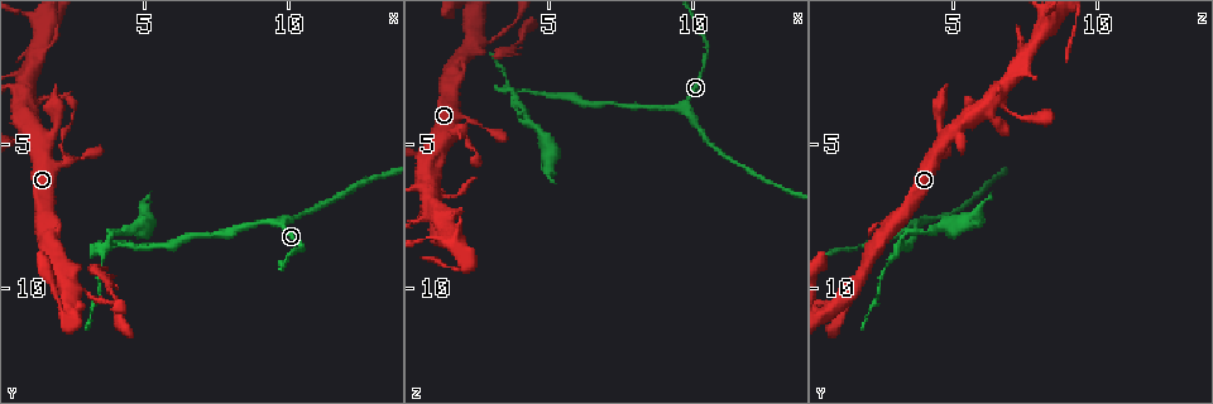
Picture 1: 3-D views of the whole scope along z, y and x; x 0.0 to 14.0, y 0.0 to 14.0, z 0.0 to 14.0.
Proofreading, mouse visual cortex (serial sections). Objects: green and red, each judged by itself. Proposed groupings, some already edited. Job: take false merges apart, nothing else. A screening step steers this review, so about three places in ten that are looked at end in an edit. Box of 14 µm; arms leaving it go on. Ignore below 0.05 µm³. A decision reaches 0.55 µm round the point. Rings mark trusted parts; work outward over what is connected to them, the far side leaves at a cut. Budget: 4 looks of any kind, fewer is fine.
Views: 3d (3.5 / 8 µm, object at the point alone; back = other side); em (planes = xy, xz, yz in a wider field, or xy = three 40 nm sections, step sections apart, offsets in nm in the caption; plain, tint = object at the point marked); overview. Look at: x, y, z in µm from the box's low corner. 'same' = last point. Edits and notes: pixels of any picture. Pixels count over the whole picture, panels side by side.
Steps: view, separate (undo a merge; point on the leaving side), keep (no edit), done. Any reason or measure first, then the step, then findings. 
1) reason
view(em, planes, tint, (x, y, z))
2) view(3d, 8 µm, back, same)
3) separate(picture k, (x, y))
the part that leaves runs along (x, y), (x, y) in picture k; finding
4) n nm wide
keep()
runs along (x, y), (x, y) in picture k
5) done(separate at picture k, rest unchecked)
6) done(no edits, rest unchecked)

narrows sharply
view(em, xy, step 5, tint, (3.0, 9.3, 1.7))

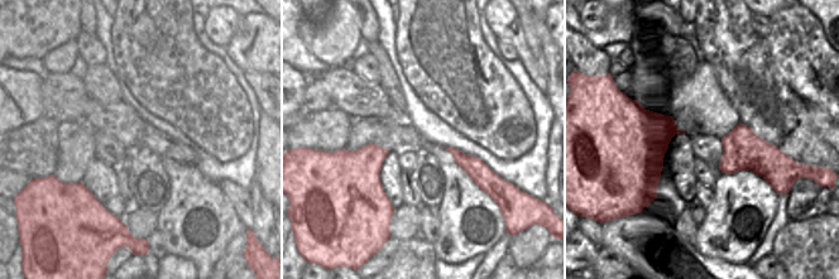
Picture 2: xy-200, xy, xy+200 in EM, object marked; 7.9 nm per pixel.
see where the arms go
view(3d, 3.5 µm, same)

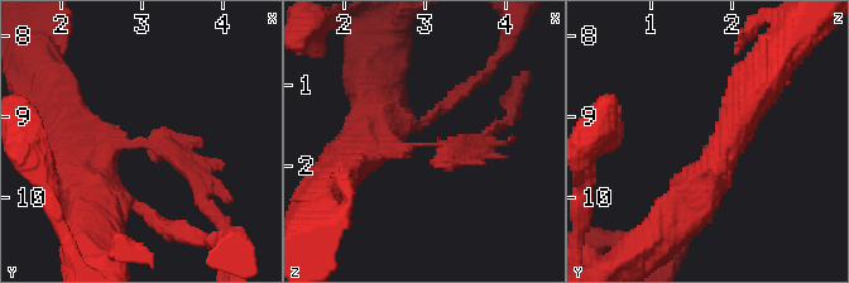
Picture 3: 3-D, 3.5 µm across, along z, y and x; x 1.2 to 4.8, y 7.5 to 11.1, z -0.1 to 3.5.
arms of 250, 350 nm
separate(picture 3, (460, 153))
the part that leaves runs along (420, 144), (466, 154), (498, 125) in picture 3; a second cell is stuck on

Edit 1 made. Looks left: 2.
view(overview)

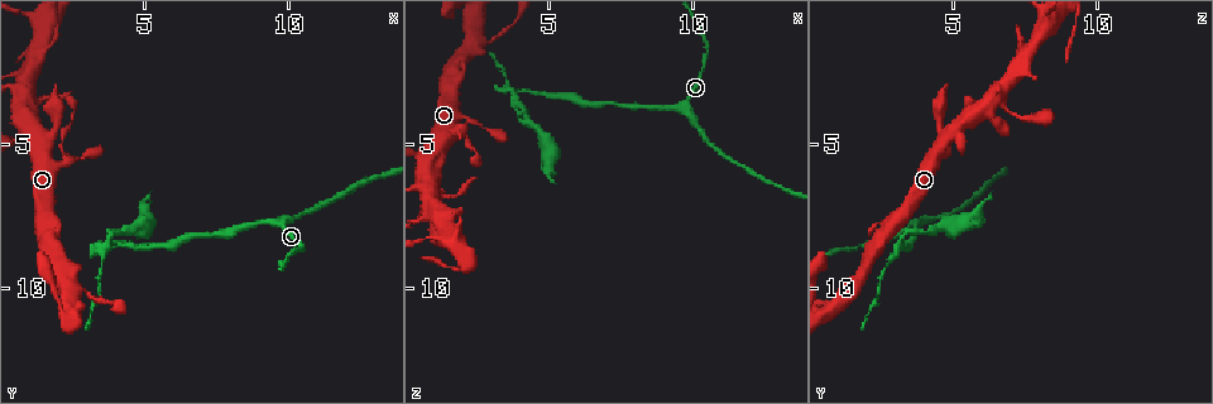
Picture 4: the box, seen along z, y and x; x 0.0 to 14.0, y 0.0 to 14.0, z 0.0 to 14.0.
view(3d, 3.5 µm, (2.4, 5.7, 4.2))

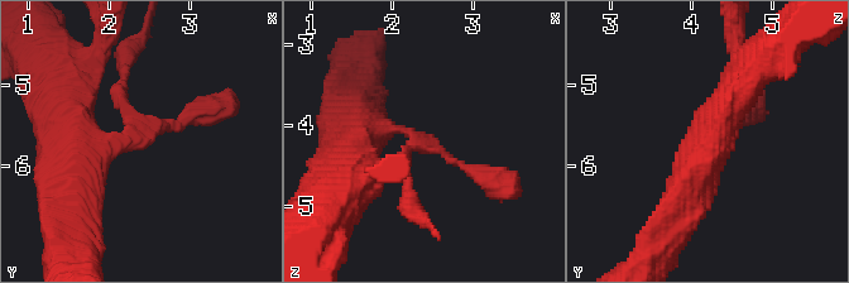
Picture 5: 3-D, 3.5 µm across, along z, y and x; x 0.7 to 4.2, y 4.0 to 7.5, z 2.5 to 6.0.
keep()
runs along (699, 163), (715, 105), (754, 70) in picture 5; continuous, no second cell

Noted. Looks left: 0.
done(separate at picture 3, rest unchecked)

